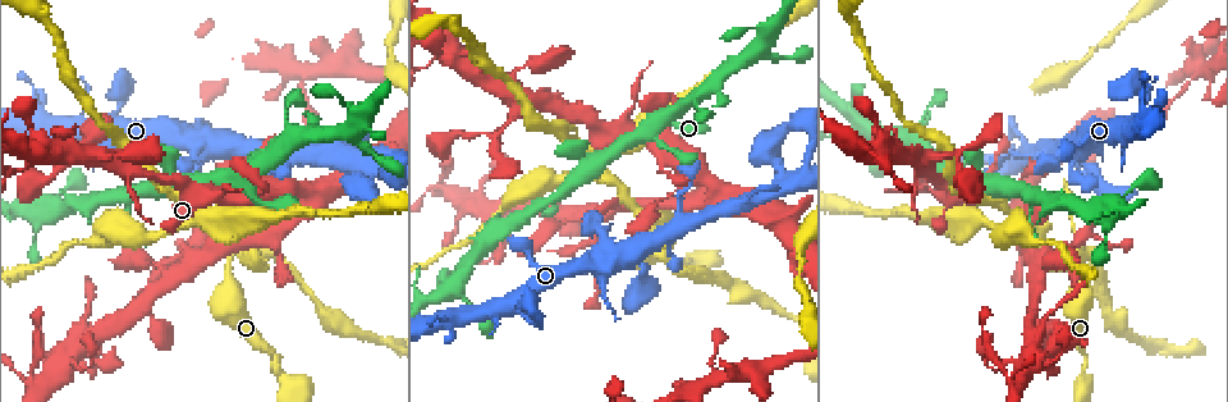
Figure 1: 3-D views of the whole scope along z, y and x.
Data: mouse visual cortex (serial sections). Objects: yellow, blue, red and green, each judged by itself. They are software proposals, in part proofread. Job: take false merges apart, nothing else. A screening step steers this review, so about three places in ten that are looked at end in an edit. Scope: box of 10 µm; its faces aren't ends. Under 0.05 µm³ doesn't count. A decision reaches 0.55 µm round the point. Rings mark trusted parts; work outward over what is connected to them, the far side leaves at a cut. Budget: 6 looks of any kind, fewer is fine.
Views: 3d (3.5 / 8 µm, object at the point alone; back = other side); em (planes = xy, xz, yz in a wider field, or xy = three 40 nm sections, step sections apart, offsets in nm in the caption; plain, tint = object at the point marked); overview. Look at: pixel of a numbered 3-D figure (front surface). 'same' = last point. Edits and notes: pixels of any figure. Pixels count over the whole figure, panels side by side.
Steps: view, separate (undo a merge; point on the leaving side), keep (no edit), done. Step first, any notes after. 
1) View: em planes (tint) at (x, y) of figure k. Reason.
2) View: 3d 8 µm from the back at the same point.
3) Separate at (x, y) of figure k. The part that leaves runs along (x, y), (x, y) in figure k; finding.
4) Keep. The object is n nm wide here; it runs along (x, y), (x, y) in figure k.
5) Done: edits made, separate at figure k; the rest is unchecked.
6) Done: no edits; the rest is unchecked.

View: 3d 3.5 µm at (373, 132) of figure 1. Small branch off a trunk.

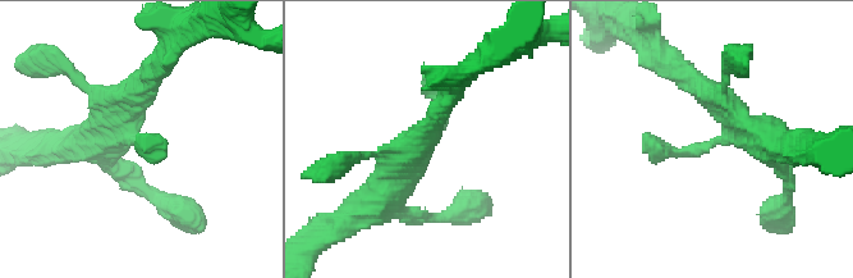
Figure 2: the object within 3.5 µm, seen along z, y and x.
Keep. The arms are 150, 350, 450 nm wide; it runs along (379, 197), (441, 126), (422, 92) in figure 2; one cell here.

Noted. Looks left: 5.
View: em planes (tint) at (954, 153) of figure 1. A fork.

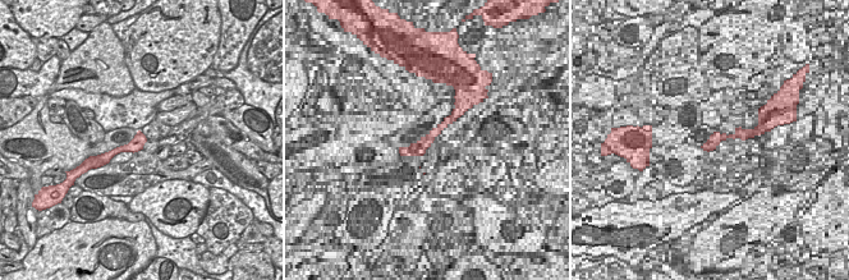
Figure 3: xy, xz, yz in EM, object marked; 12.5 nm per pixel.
View: 3d 3.5 µm at the same point. See where the arms go.

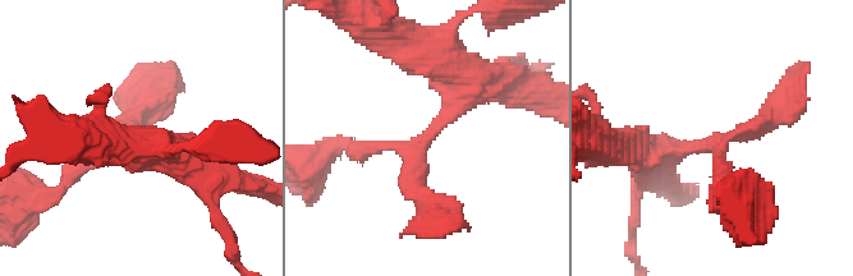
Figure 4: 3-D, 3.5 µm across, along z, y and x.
Keep. The arms are 200, 250, 300 nm wide; it runs along (142, 138), (131, 147), (104, 156) in figure 3; continuous, no second cell.

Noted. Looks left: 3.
View: 3d 3.5 µm at (30, 370) of figure 1. Abrupt turn.

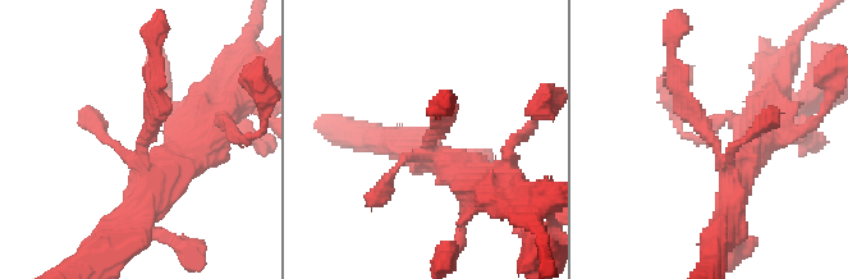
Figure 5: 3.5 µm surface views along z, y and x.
View: em planes (tint) at (145, 146) of figure 5.

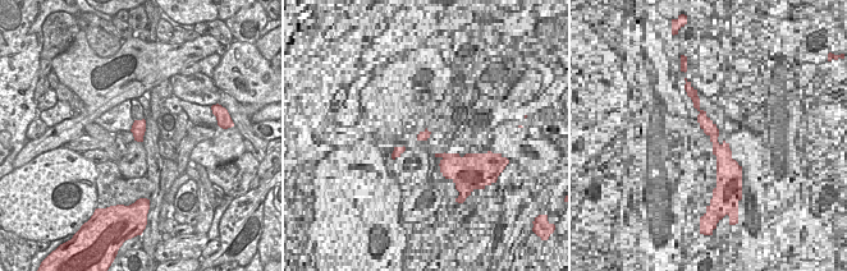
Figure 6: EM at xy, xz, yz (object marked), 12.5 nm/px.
View: em xy step 1 (tint) at the same point. Cut it another way.

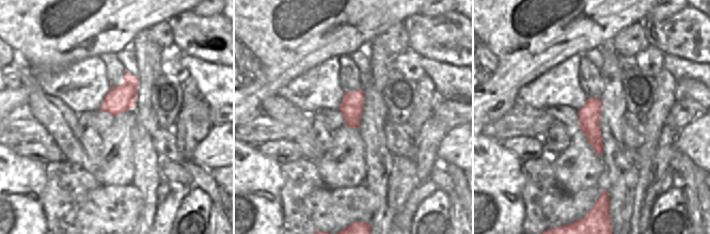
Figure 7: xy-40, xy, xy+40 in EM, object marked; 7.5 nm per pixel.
Keep. It runs along (753, 149), (727, 168), (681, 69) in figure 5; all the same cell.

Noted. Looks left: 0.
Done: no edits; the rest is unchecked.

